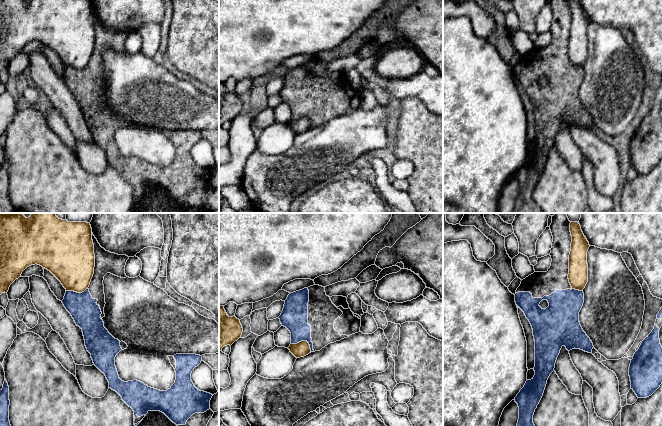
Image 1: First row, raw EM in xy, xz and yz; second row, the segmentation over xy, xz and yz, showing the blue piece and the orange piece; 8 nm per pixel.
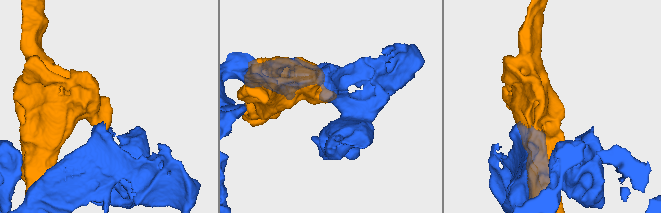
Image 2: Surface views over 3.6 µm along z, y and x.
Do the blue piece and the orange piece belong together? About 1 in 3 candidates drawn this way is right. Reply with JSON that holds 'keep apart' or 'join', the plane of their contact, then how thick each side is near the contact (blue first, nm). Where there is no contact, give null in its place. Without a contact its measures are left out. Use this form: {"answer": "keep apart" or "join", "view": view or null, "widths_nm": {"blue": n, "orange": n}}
{"answer": "keep apart", "view": "xz", "widths_nm": {"blue": 220, "orange": 120}}

